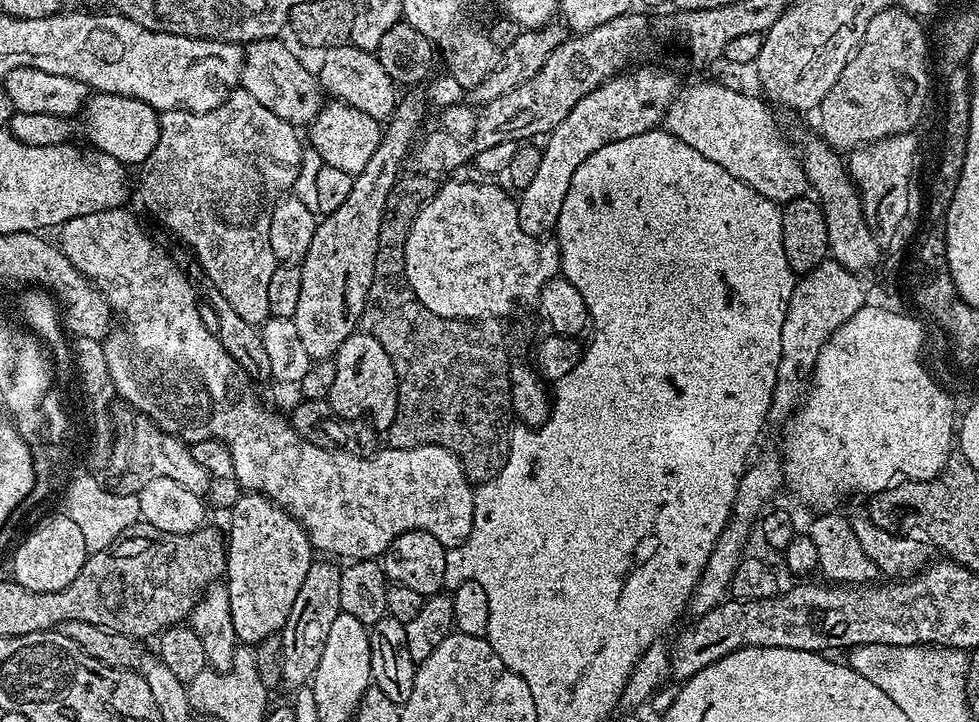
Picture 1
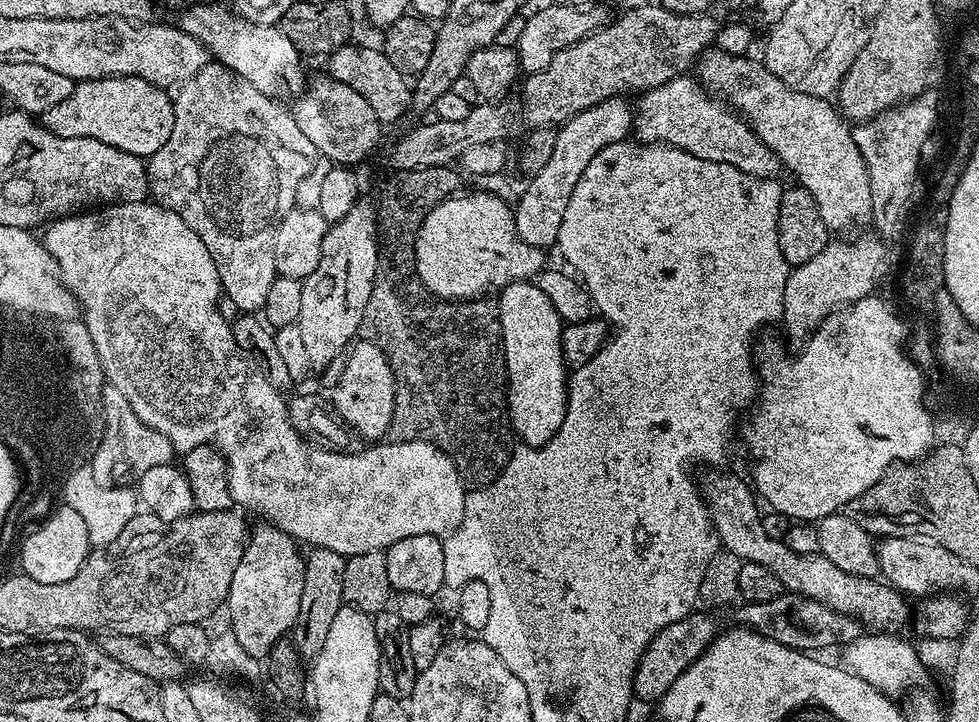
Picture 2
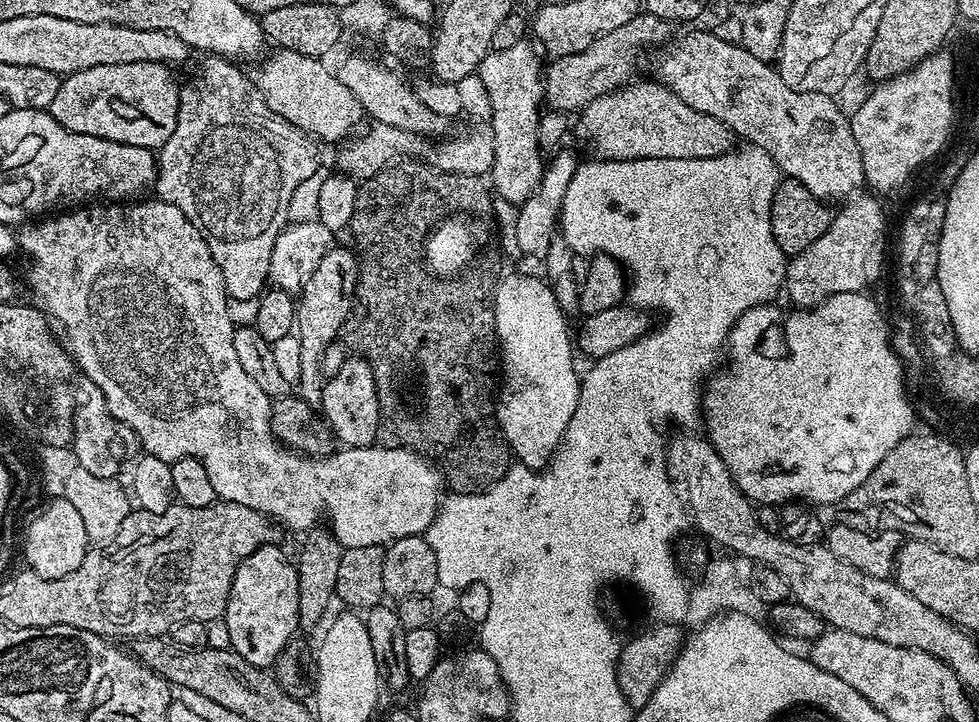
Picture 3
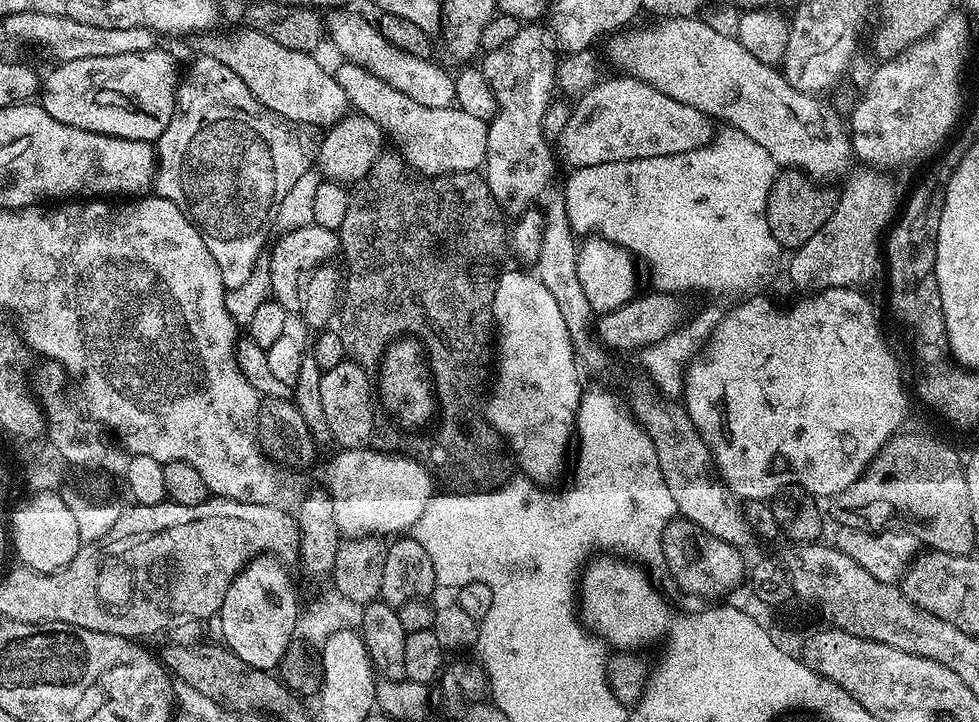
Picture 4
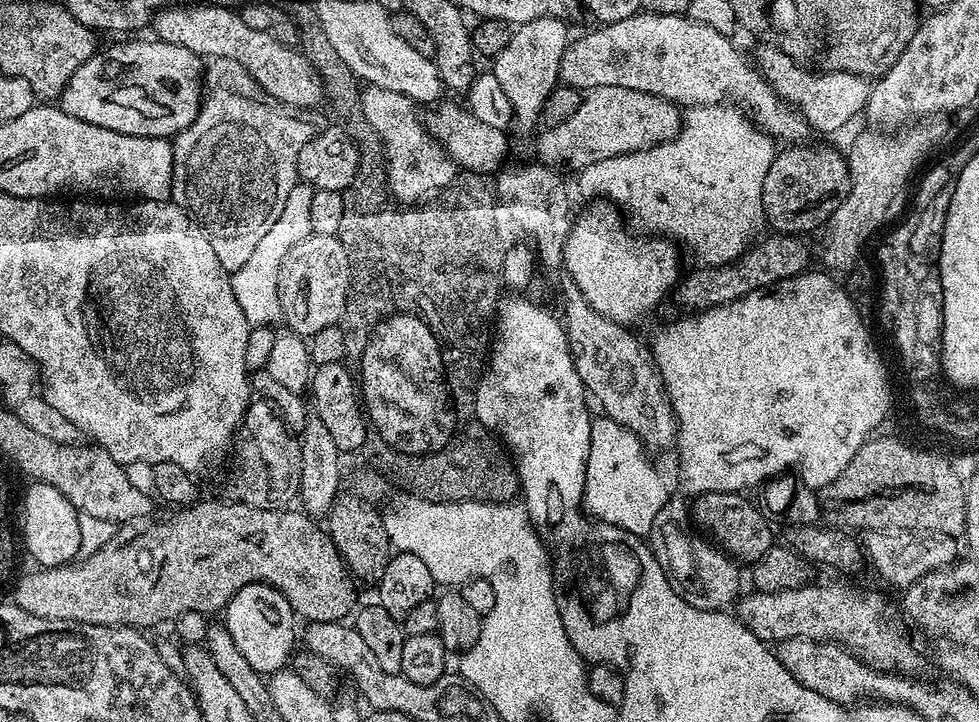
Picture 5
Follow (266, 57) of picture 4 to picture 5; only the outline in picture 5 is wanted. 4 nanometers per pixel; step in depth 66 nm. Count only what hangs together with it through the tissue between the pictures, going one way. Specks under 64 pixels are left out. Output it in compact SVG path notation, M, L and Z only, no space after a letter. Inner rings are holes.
M192 4L189 8L169 6L161 8L151 17L150 28L156 31L153 32L155 39L170 42L174 46L186 46L186 50L195 56L221 56L240 62L253 79L255 87L273 96L277 105L292 110L308 110L304 108L312 108L319 100L325 99L324 84L303 52L275 40L270 34L262 34L262 30L246 26L239 11L231 12L220 4Z

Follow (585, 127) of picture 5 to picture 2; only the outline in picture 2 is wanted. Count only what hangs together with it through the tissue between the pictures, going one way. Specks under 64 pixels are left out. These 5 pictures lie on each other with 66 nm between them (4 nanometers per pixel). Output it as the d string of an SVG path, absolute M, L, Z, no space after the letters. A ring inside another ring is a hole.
M688 74L676 76L670 82L643 93L644 101L634 112L635 139L646 144L669 144L694 158L729 164L751 176L775 177L775 172L781 171L781 162L756 137L747 119L690 77Z

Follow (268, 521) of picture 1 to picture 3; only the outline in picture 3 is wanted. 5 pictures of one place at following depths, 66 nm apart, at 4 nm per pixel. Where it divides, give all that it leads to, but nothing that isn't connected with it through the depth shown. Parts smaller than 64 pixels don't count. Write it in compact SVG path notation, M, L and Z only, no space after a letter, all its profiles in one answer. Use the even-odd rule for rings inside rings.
M267 544L238 566L222 615L229 631L232 651L256 668L271 669L282 646L296 635L300 622L300 573L276 544Z

